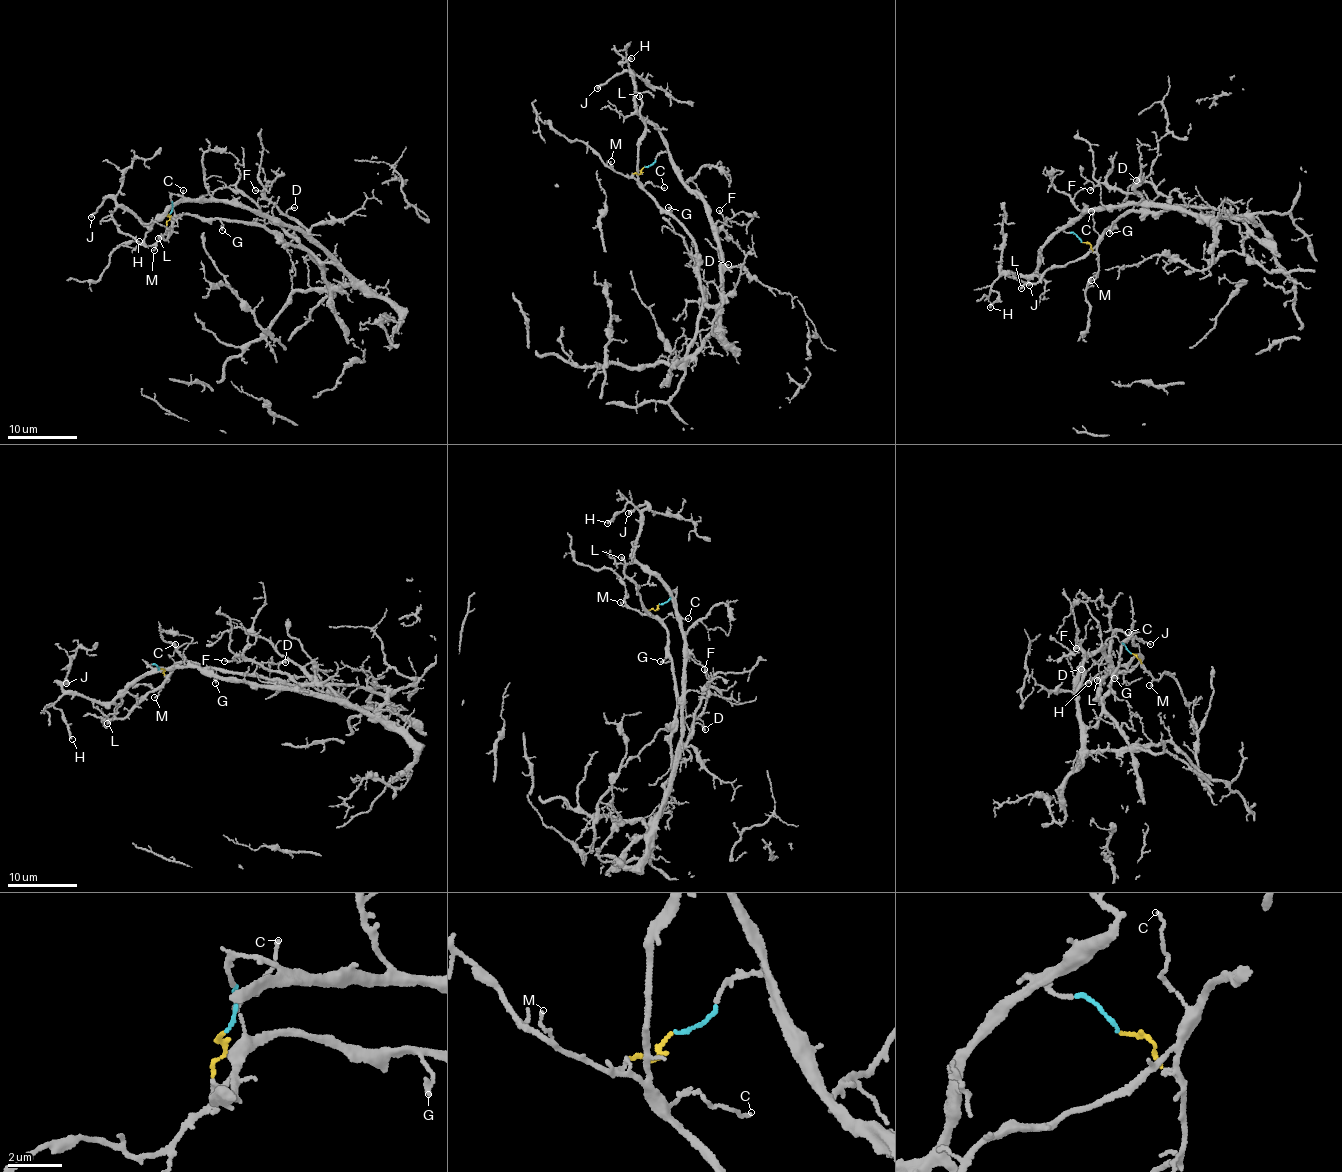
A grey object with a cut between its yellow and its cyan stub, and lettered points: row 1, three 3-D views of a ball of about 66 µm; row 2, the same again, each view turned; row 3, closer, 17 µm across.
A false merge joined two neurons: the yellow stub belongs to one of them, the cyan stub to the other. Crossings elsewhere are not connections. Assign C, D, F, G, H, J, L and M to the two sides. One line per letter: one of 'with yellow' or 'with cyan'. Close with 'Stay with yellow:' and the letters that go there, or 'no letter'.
C: with yellow
D: with cyan
F: with cyan
G: with yellow
H: with cyan
J: with cyan
L: with yellow
M: with yellow
Stay with yellow: C, G, L, M

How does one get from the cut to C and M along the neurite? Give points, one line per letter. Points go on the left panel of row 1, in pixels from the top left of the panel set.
C: (169, 214), (166, 225), (169, 226), (174, 214), (173, 205), (183, 189)
M: (169, 214), (166, 232), (154, 249)

